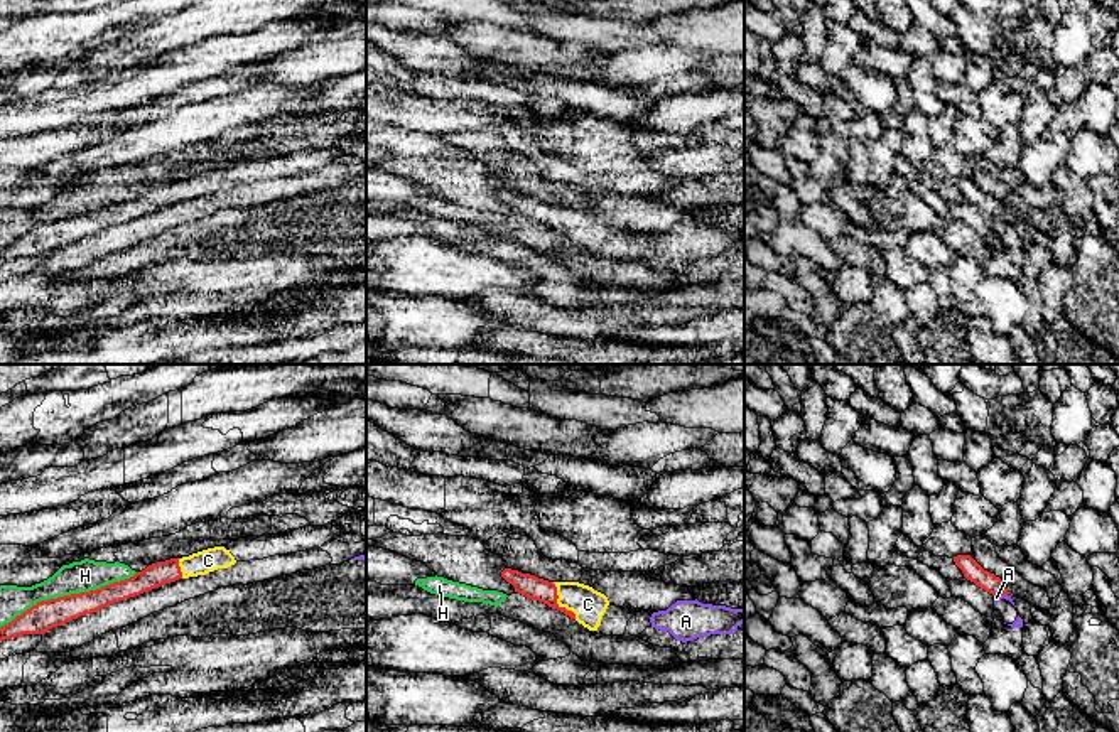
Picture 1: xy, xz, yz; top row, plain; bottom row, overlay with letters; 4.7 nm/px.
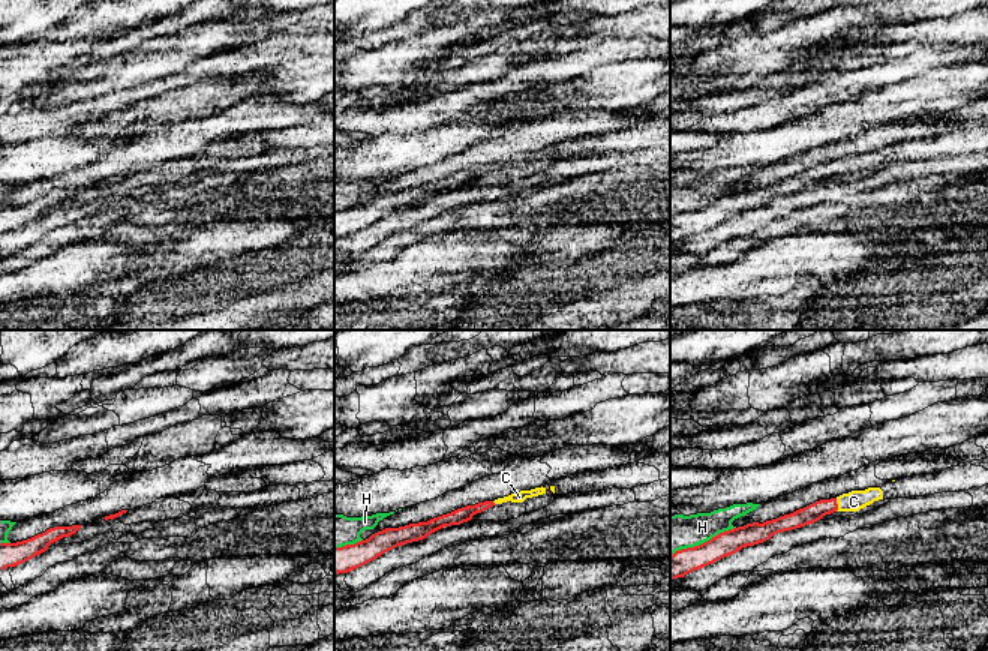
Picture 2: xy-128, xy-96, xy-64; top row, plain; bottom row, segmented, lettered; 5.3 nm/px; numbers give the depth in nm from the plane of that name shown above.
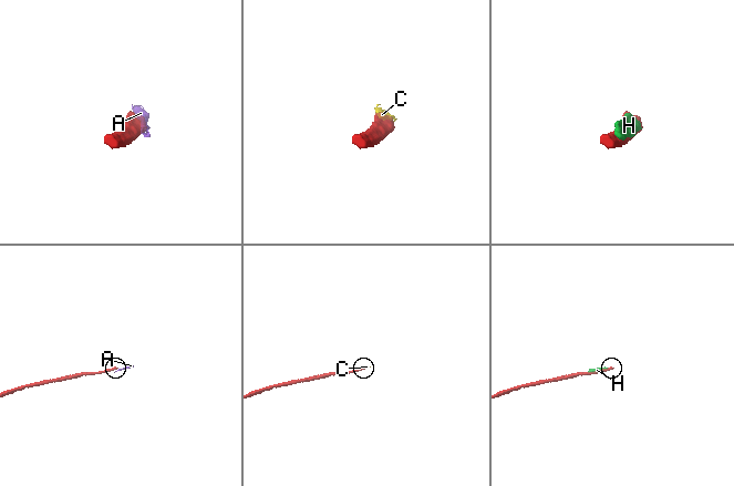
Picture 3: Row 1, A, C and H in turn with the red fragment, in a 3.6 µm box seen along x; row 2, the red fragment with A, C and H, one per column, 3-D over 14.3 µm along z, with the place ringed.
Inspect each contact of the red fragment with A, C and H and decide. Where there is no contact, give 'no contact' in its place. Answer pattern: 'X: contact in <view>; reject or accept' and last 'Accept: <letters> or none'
A: contact in yz; reject
C: contact in xz; accept
H: contact in xy; reject
Accept: C

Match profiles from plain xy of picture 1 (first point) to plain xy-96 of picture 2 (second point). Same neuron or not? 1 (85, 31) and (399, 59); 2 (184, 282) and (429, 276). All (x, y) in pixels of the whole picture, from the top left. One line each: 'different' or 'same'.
1: different
2: same

